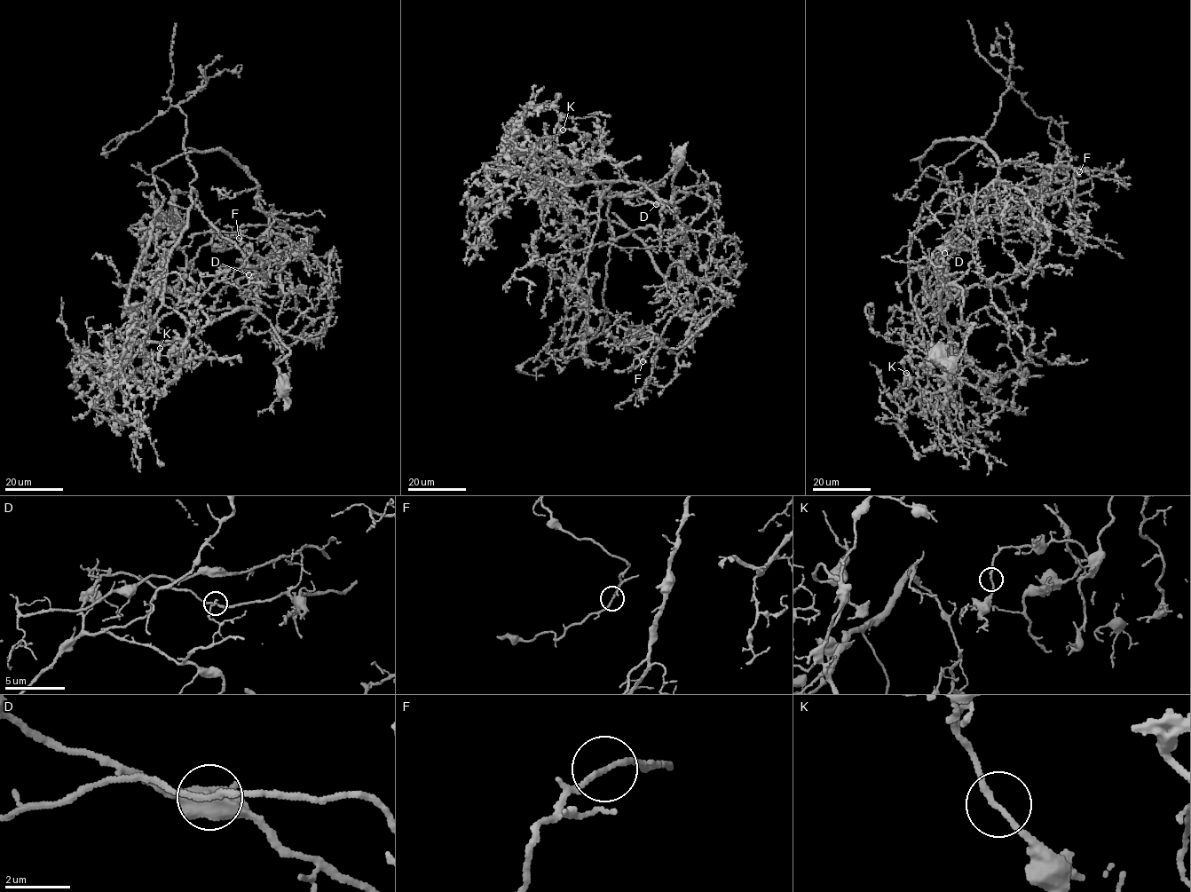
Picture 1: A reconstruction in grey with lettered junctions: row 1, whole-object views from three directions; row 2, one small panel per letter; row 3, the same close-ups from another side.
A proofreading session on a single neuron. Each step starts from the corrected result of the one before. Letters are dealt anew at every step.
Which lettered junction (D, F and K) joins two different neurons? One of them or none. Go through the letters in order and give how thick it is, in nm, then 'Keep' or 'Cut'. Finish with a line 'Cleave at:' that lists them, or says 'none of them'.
D: Thickness 180 nm. Cut
F: Thickness 150 nm. Keep
K: Thickness 170 nm. Keep
Cleave at: D

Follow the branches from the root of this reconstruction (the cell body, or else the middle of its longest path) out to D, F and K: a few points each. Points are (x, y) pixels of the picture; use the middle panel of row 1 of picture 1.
D: (678, 154), (671, 199), (678, 192), (688, 194), (678, 202), (622, 181), (602, 197), (657, 203)
F: (678, 154), (678, 202), (634, 183), (605, 192), (576, 283), (642, 361)
K: (678, 154), (671, 199), (688, 194), (673, 205), (642, 184), (584, 182), (577, 173), (595, 143), (563, 130)

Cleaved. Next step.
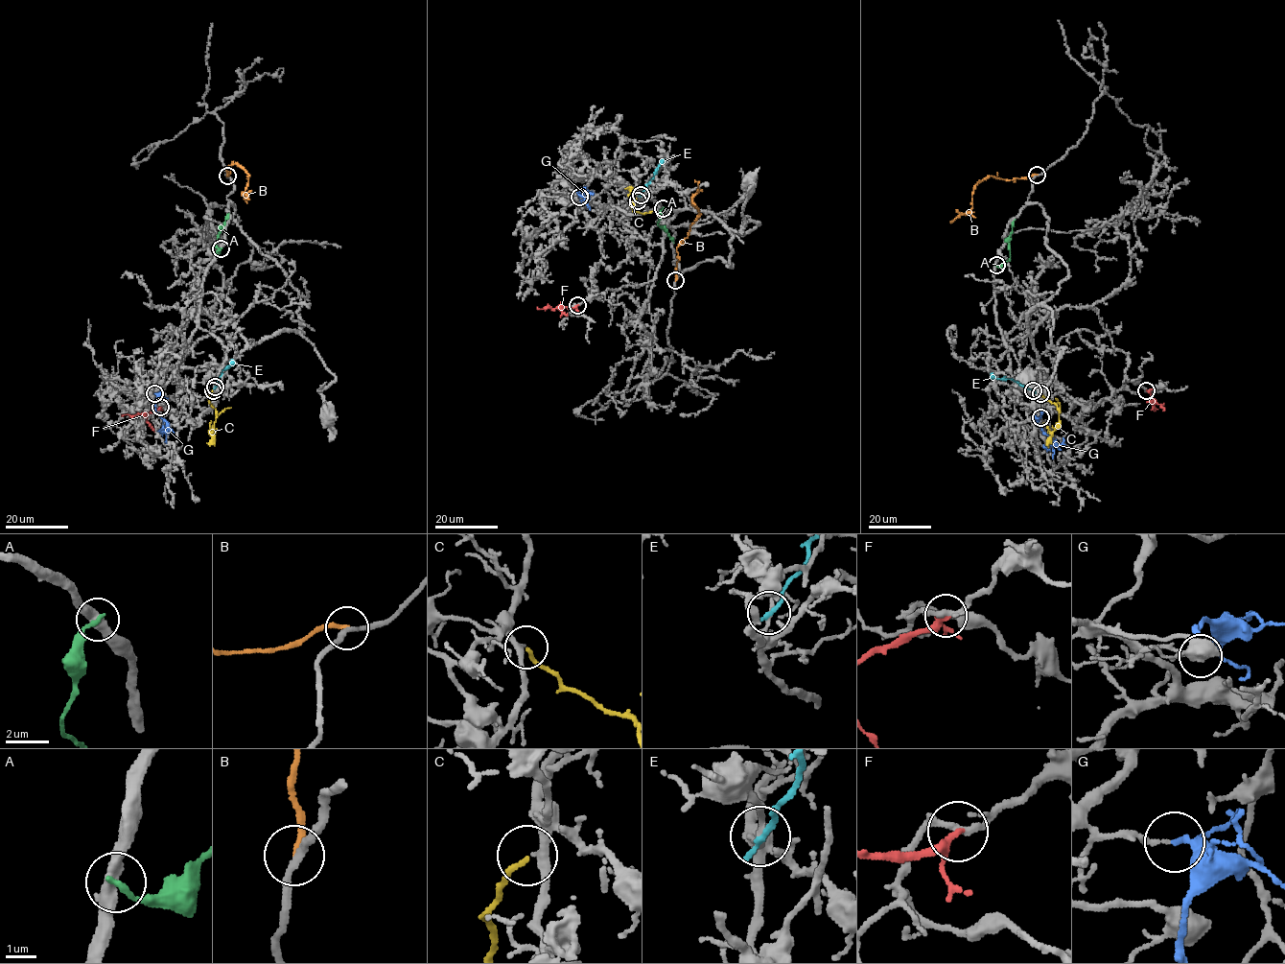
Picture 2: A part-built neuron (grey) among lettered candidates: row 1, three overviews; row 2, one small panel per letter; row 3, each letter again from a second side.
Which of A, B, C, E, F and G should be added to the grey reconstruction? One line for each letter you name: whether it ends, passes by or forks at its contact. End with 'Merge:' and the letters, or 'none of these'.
C: it ends
G: it ends
Merge: C, G

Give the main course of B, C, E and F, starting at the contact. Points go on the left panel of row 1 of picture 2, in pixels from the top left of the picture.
B: (228, 176), (225, 168), (235, 163), (245, 170), (247, 186), (242, 193), (248, 198), (245, 198)
C: (213, 390), (209, 402), (216, 414), (210, 446)
E: (215, 386), (223, 369), (234, 363), (235, 364)
F: (160, 407), (147, 413), (121, 415)

